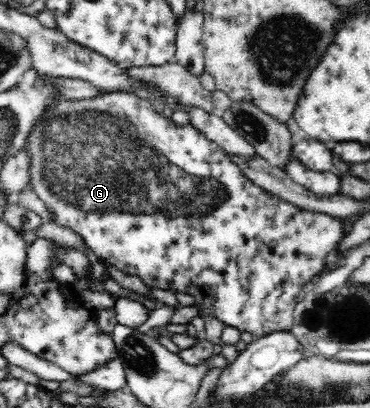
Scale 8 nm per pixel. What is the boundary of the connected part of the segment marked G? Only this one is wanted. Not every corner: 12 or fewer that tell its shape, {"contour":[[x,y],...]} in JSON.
{"contour":[[119,91],[29,134],[55,224],[255,338],[349,231]]}

